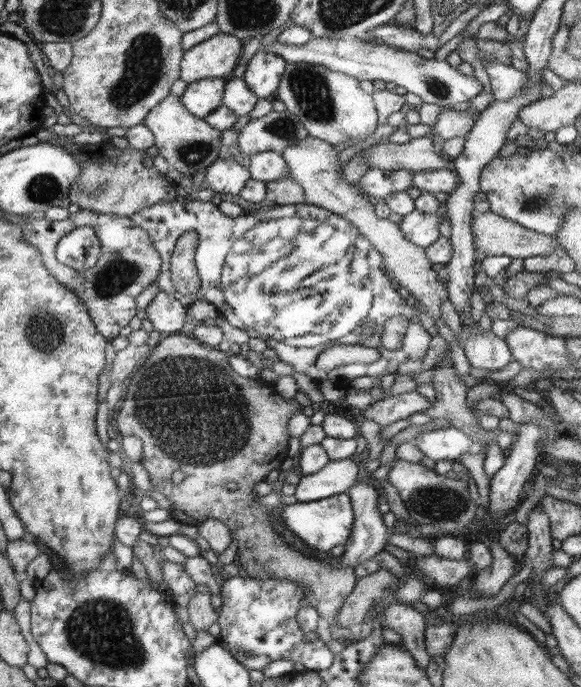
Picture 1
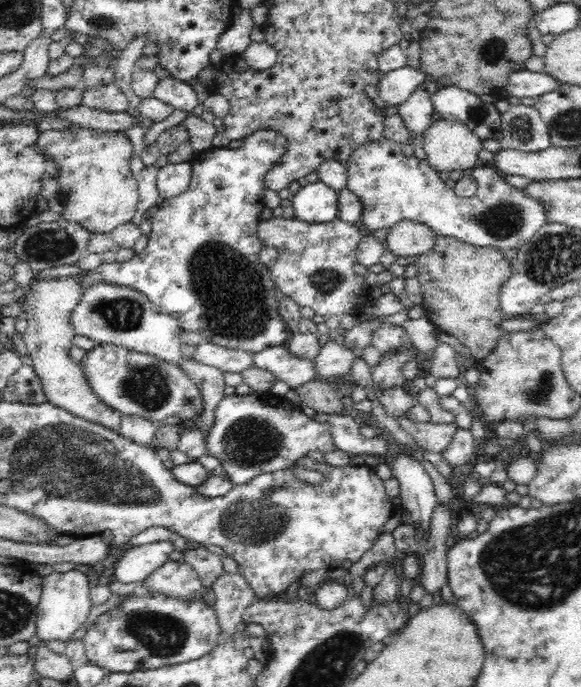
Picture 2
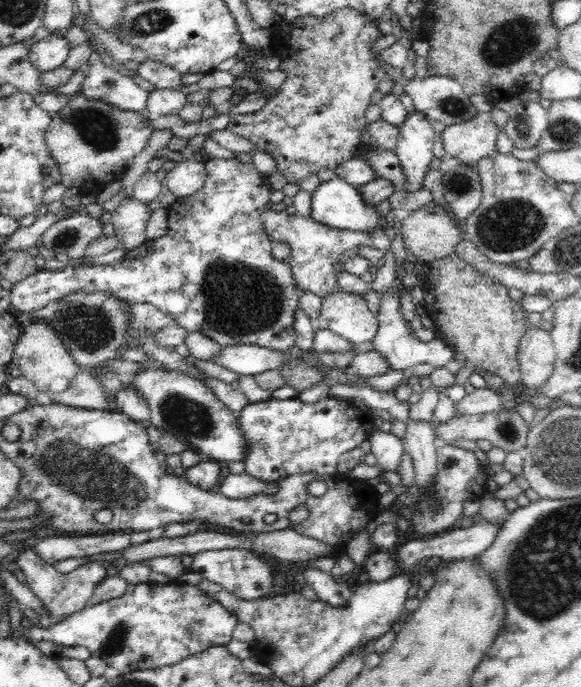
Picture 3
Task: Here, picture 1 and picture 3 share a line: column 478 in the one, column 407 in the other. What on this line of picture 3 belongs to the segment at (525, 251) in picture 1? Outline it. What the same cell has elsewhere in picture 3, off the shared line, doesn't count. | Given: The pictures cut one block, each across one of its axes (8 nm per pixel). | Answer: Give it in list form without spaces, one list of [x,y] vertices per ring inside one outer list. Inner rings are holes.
[[[431,201],[403,219],[401,233],[405,250],[413,259],[429,264],[454,253],[466,231],[458,231],[450,215]]]

